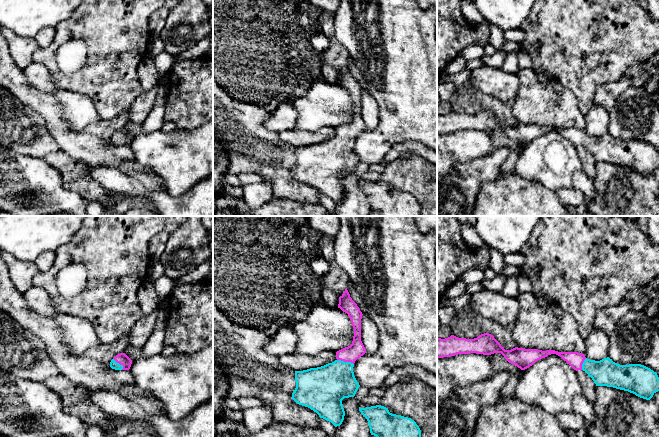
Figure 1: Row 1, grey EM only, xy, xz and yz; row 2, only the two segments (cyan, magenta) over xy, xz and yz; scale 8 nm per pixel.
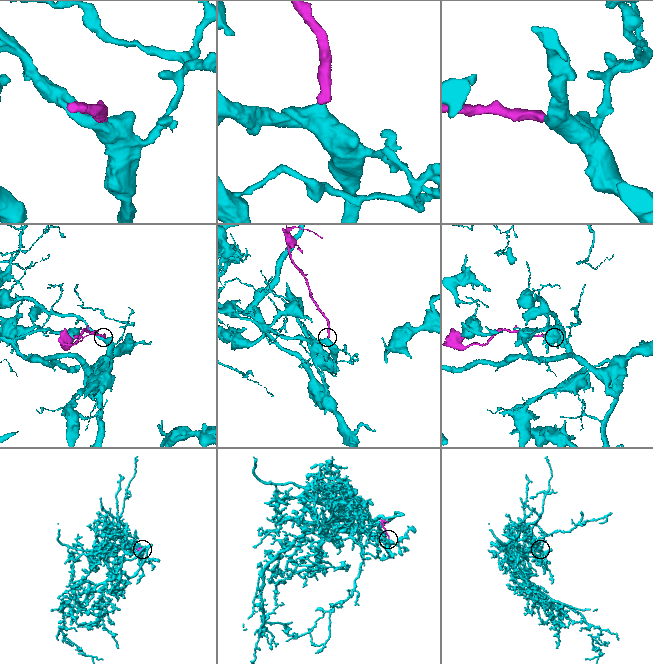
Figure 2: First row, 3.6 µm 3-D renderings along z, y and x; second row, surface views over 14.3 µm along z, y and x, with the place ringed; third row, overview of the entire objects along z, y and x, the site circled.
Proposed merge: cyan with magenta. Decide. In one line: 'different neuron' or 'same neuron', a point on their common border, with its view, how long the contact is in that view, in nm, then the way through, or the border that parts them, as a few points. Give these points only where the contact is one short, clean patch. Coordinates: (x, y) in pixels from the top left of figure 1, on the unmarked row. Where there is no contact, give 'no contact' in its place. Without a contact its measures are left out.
same neuron; contact xz (345, 138); length 140 nm; way xz (326, 162), (340, 148), (345, 138), (353, 128)

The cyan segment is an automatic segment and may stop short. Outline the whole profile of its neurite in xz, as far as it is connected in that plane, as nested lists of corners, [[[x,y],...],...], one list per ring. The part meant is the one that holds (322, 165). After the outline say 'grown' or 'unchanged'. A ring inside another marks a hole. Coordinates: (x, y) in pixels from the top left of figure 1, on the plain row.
[[[347,64],[339,73],[338,84],[347,89],[351,96],[354,104],[352,120],[337,127],[336,136],[332,139],[317,144],[295,147],[296,164],[292,169],[292,175],[297,180],[310,184],[320,194],[331,198],[335,203],[340,202],[344,196],[345,187],[342,176],[354,173],[360,163],[354,152],[353,143],[355,137],[366,129],[366,125],[361,117],[361,95],[363,90],[350,73]]] | grown

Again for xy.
[[[125,130],[116,131],[110,138],[110,143],[115,146],[129,146],[132,136]]] | grown

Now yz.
[[[489,109],[474,115],[458,114],[451,111],[441,115],[437,113],[437,134],[451,133],[458,130],[491,131],[501,129],[511,140],[521,146],[532,142],[536,137],[551,130],[560,132],[574,146],[583,146],[592,154],[596,162],[607,162],[628,167],[636,172],[650,176],[659,167],[659,153],[656,148],[641,140],[620,141],[609,133],[600,137],[590,136],[578,128],[558,128],[515,123],[505,126]]] | grown

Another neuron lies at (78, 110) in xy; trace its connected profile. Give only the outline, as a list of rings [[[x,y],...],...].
[[[61,88],[50,94],[62,106],[62,117],[71,131],[81,132],[101,119],[93,100],[86,94]]]

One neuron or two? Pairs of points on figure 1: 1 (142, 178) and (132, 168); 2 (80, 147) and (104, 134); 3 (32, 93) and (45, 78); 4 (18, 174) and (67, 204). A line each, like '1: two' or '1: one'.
1: one
2: one
3: two
4: one

